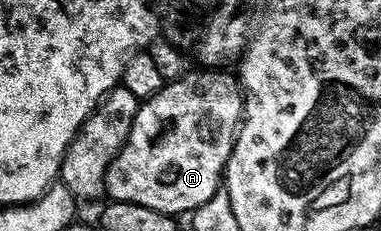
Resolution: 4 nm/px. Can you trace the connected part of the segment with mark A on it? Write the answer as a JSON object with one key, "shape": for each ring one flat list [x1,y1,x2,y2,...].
{"shape":[[222,67,199,70,199,73,191,71,180,79,165,82,159,93,139,104,128,139,105,172,104,191,109,200,152,207,152,211,171,215,186,215,200,207,200,203,208,203,223,184,226,164,238,138,238,126,242,124,242,83]]}

